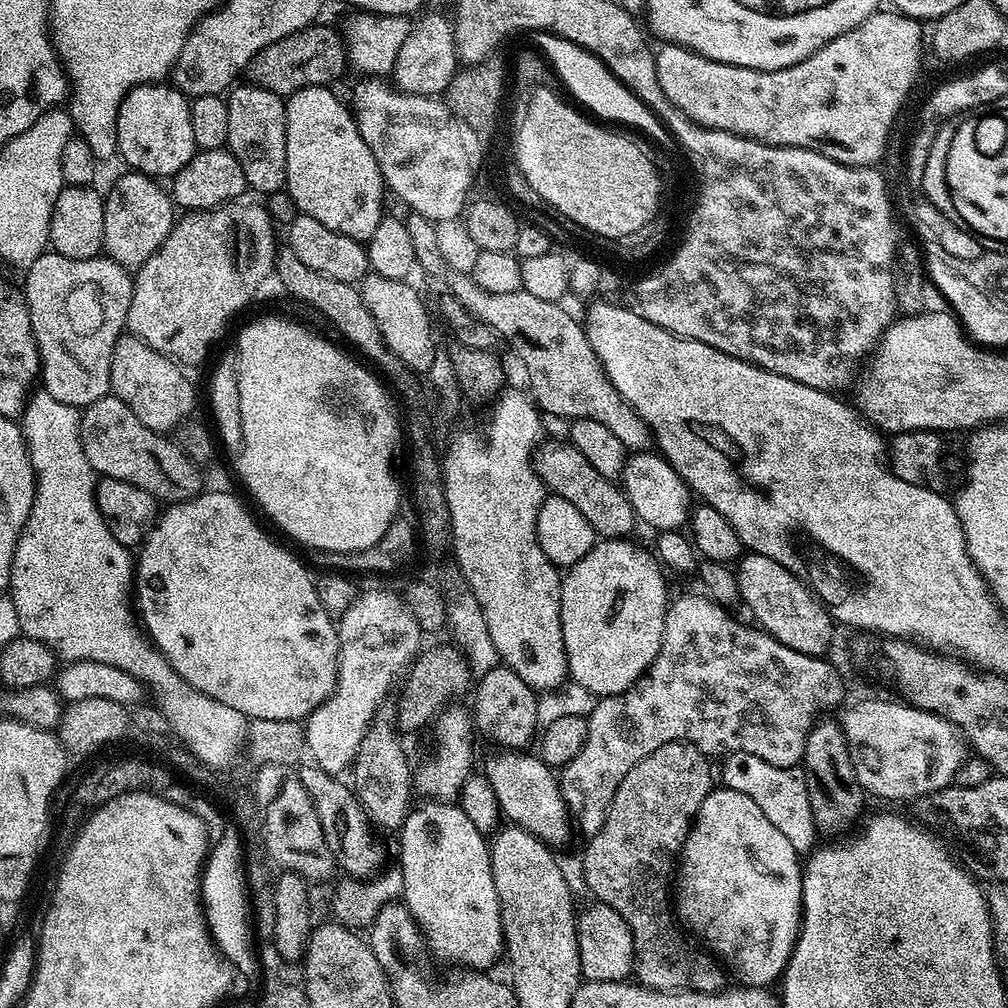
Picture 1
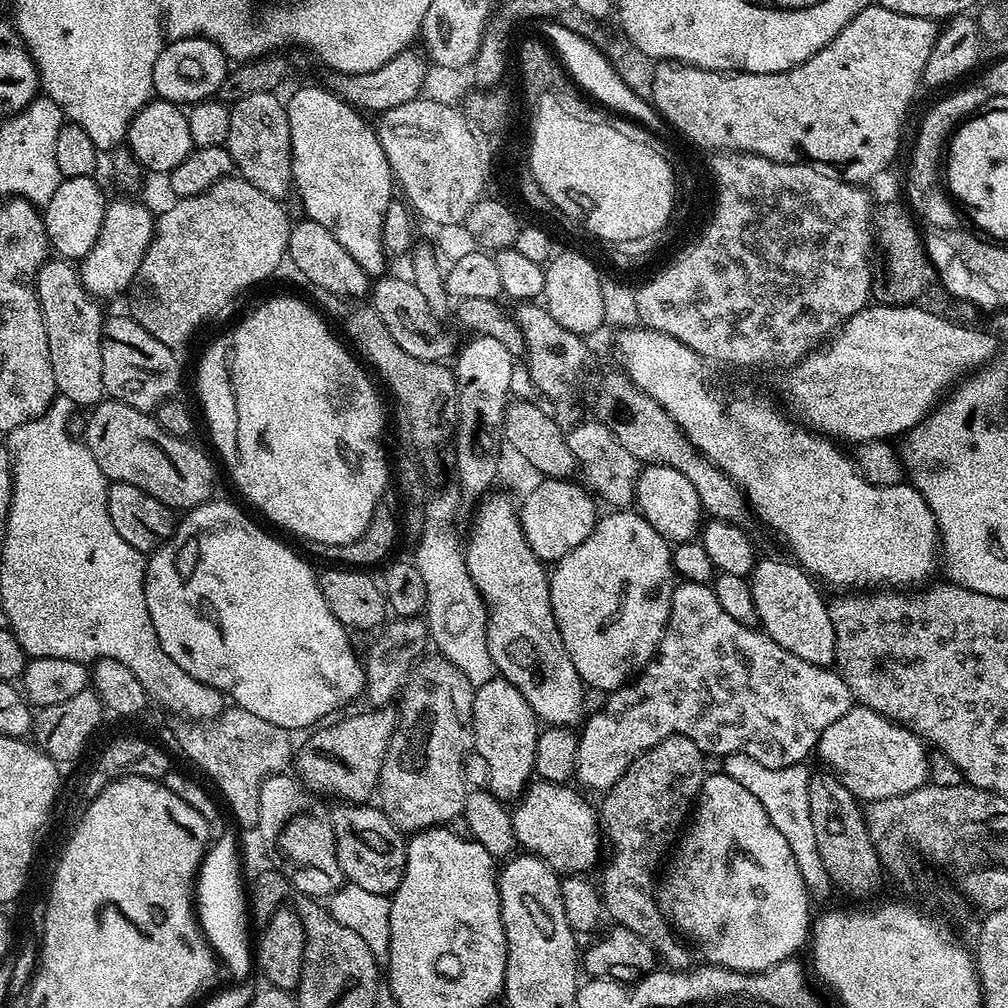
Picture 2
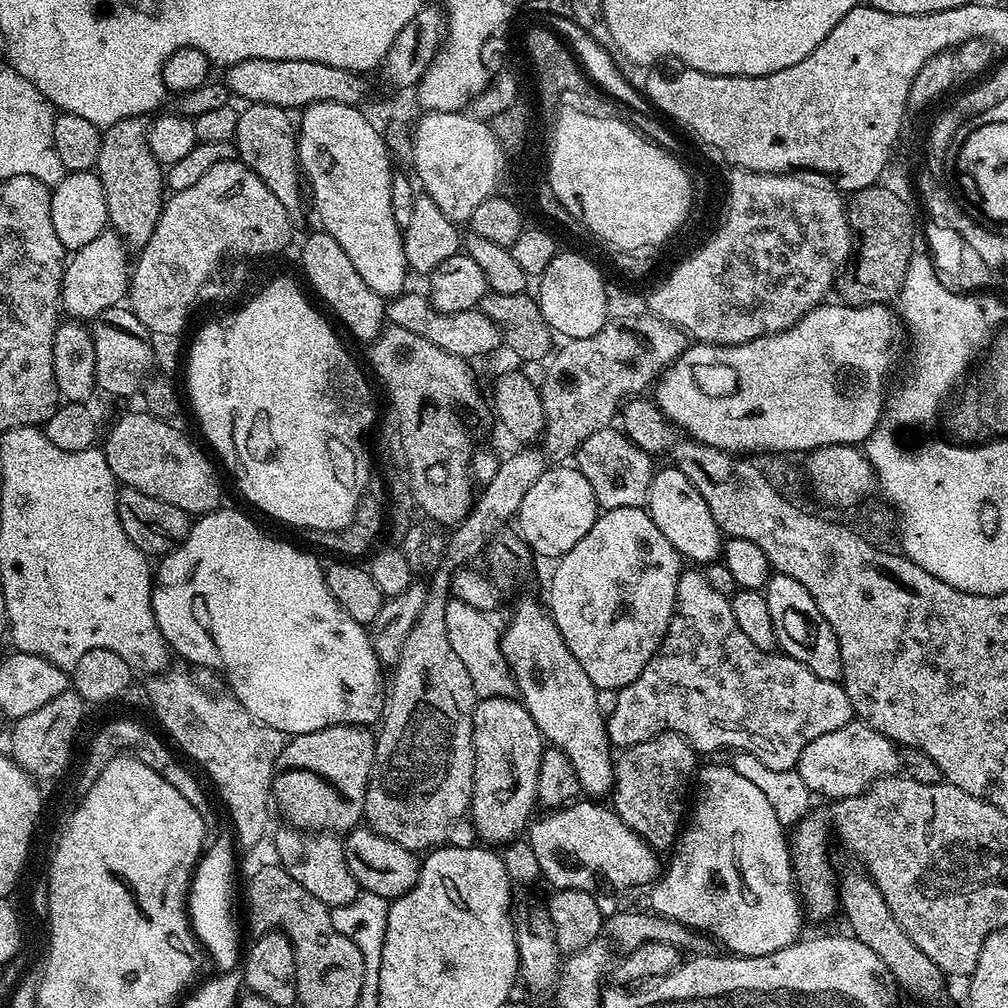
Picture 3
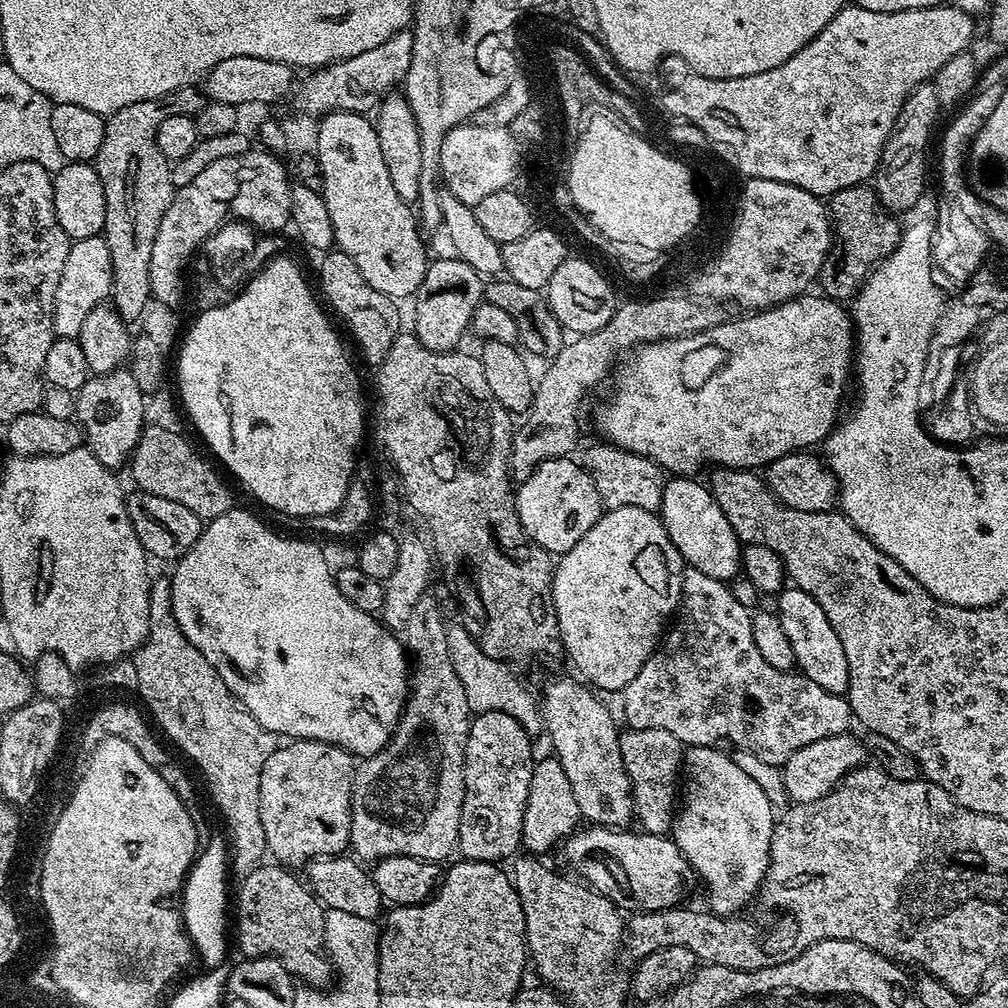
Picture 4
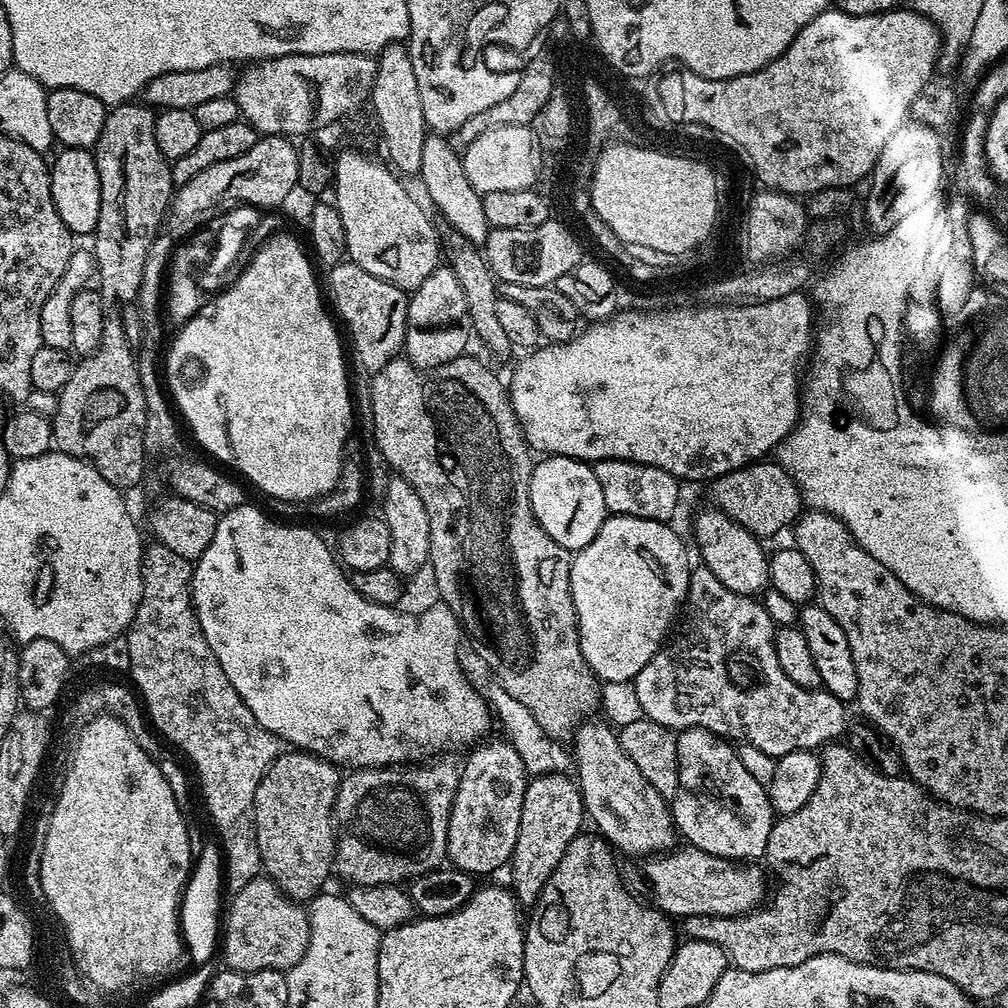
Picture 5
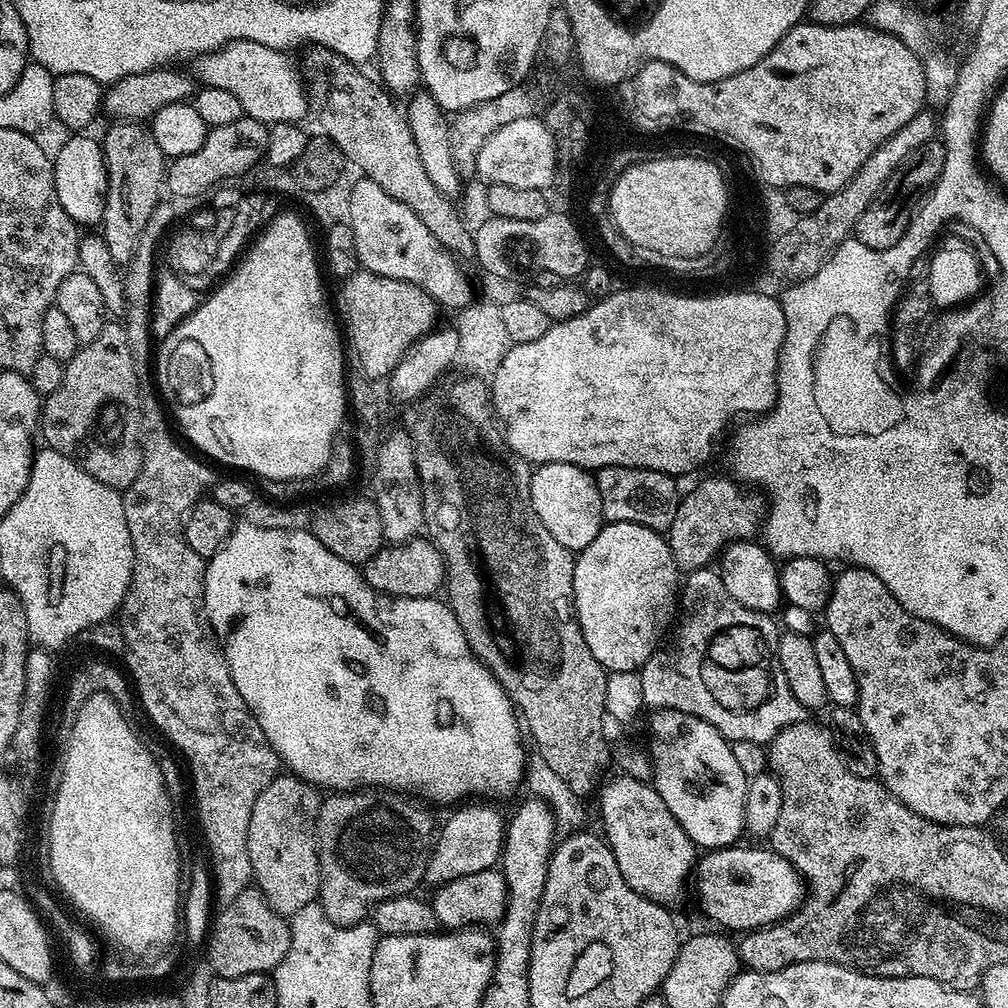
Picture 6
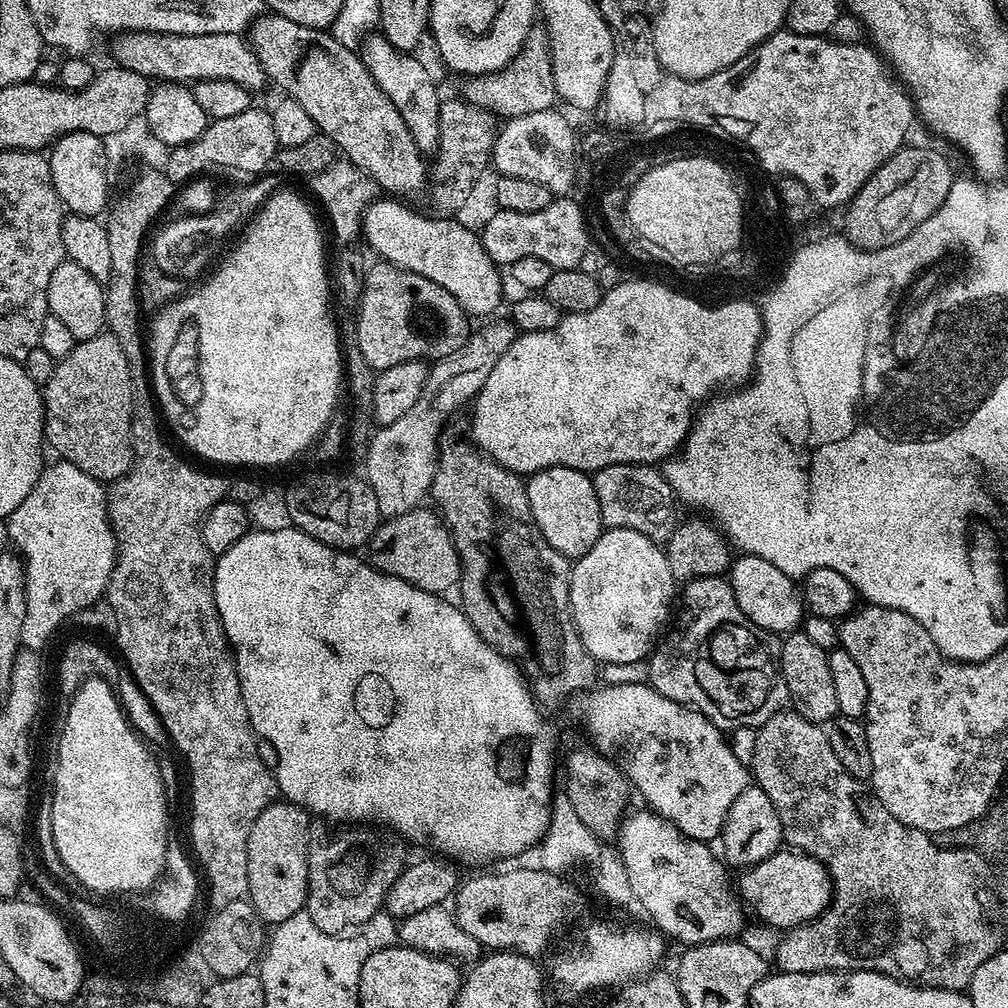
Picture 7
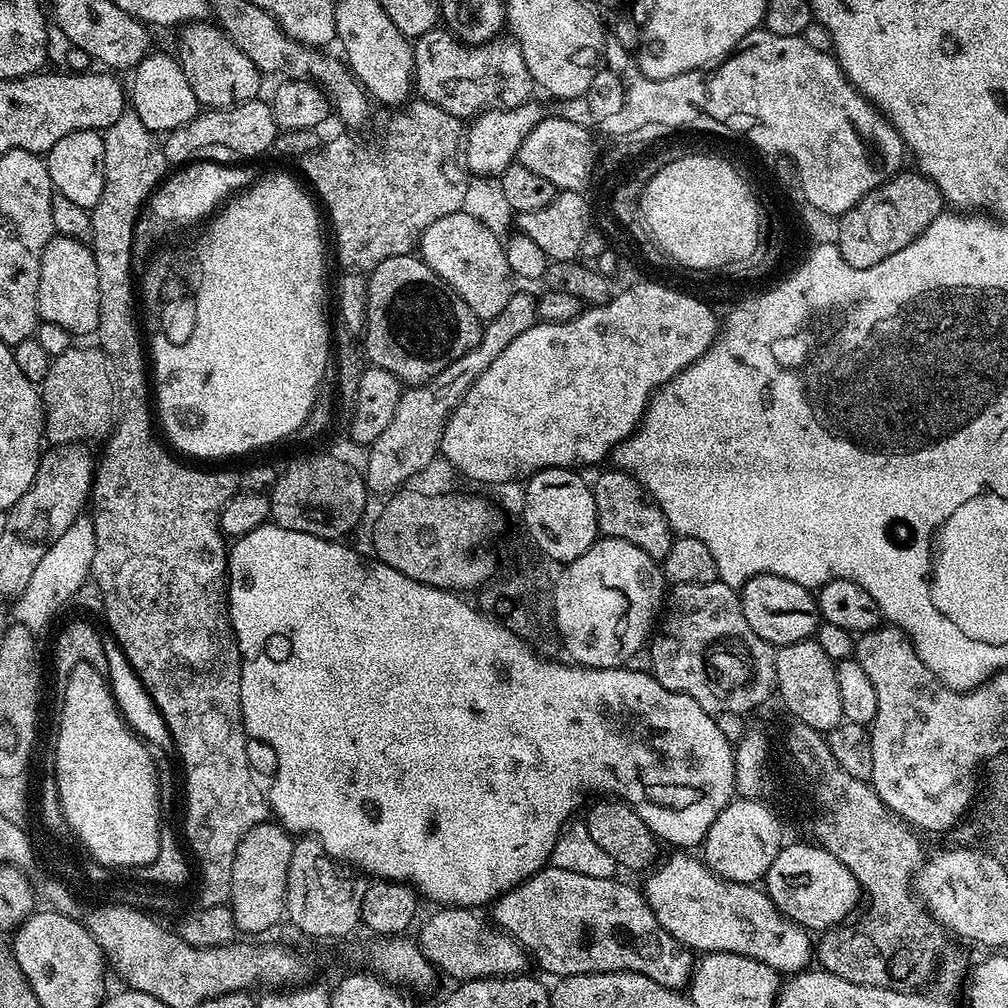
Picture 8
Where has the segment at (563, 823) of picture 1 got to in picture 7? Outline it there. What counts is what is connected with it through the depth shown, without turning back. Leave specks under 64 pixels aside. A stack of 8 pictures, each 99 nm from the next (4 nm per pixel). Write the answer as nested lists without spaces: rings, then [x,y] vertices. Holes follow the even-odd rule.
[[[781,850],[770,858],[743,869],[739,875],[738,896],[746,905],[747,911],[751,915],[753,912],[762,923],[780,928],[779,930],[797,928],[800,924],[821,916],[832,900],[832,880],[828,871],[805,852]]]

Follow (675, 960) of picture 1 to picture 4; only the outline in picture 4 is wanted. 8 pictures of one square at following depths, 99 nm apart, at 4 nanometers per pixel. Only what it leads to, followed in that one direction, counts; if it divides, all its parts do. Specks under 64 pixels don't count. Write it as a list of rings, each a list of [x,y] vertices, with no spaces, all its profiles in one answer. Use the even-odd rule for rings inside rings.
[[[628,728],[620,733],[620,749],[632,783],[634,816],[638,824],[640,820],[639,827],[655,836],[669,835],[678,812],[678,785],[682,780],[685,745],[674,738],[670,730]]]

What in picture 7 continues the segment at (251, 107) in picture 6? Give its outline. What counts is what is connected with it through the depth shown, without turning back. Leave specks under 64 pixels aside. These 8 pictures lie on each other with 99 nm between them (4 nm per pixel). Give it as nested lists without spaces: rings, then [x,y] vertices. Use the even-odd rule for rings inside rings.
[[[125,32],[115,37],[116,45],[112,48],[112,56],[117,65],[126,70],[134,70],[134,74],[147,76],[152,82],[195,82],[198,80],[229,80],[238,86],[247,88],[256,94],[266,77],[262,62],[256,57],[256,51],[241,33],[234,34],[162,34],[161,32]]]

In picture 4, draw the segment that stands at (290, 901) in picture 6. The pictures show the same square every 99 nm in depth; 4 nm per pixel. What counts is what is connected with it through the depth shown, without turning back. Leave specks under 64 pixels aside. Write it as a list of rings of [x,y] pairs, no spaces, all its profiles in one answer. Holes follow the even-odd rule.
[[[292,740],[276,747],[262,766],[258,786],[258,814],[273,861],[296,870],[321,856],[349,851],[355,773],[352,753],[333,744]]]

